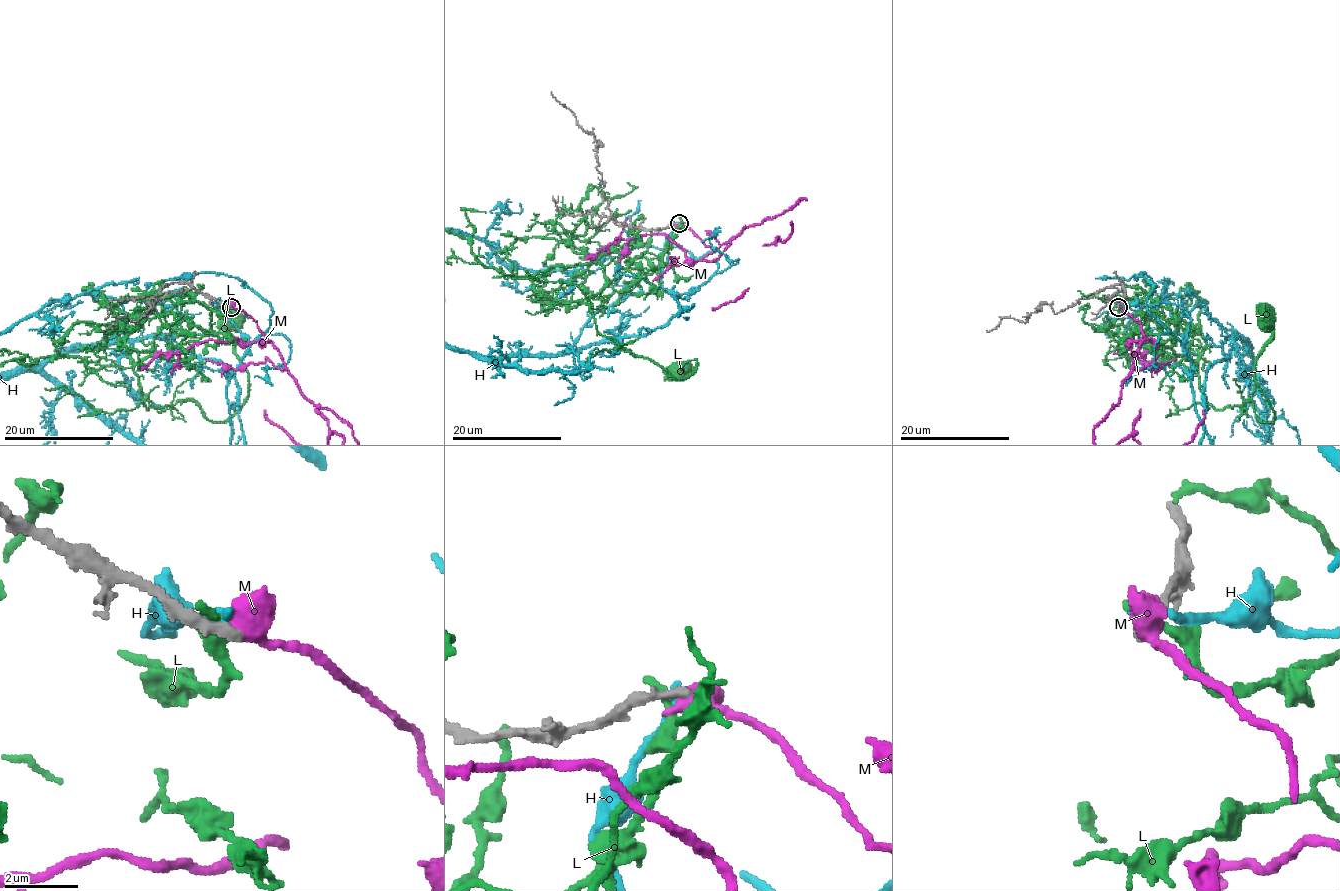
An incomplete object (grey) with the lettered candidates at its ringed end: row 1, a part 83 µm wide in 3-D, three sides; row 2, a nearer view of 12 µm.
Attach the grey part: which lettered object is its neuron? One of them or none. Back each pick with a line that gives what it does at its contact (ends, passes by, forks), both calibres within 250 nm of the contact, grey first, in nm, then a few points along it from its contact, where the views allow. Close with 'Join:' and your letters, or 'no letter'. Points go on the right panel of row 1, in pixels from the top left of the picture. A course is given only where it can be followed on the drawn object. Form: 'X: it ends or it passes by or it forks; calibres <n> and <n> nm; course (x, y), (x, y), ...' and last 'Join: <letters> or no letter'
Join: no letter

